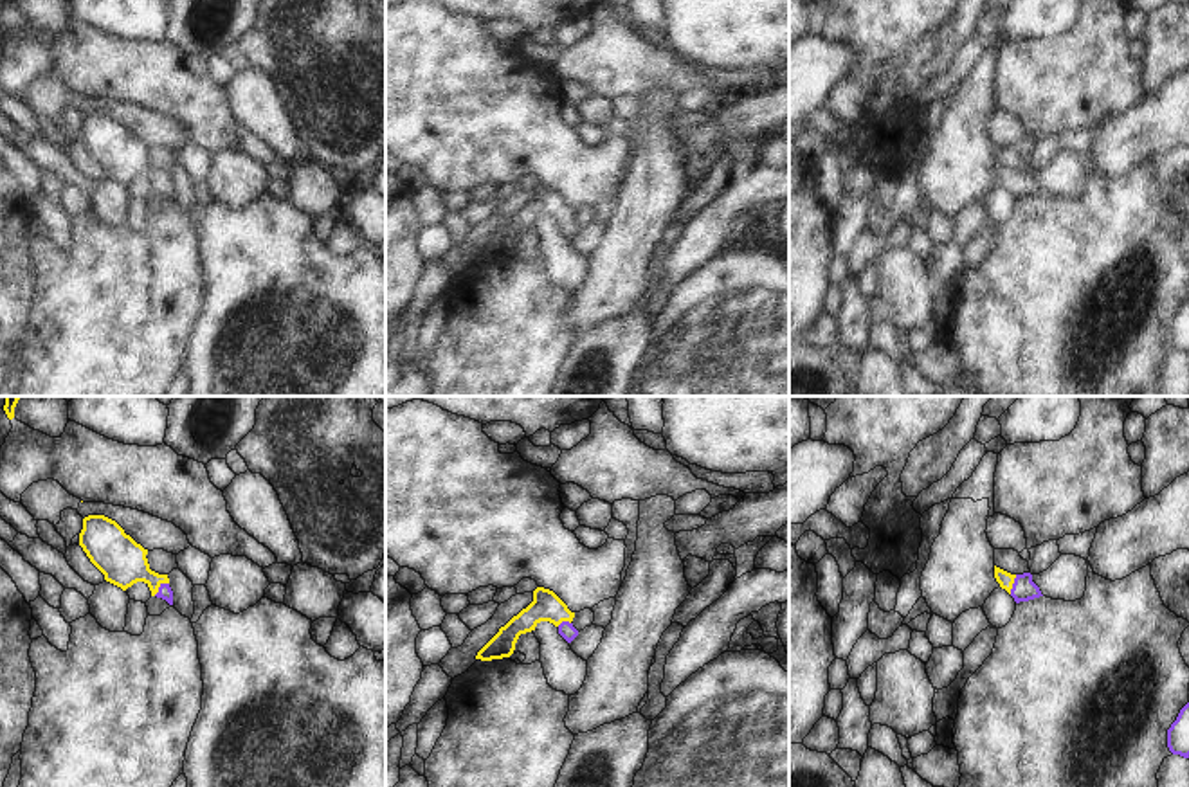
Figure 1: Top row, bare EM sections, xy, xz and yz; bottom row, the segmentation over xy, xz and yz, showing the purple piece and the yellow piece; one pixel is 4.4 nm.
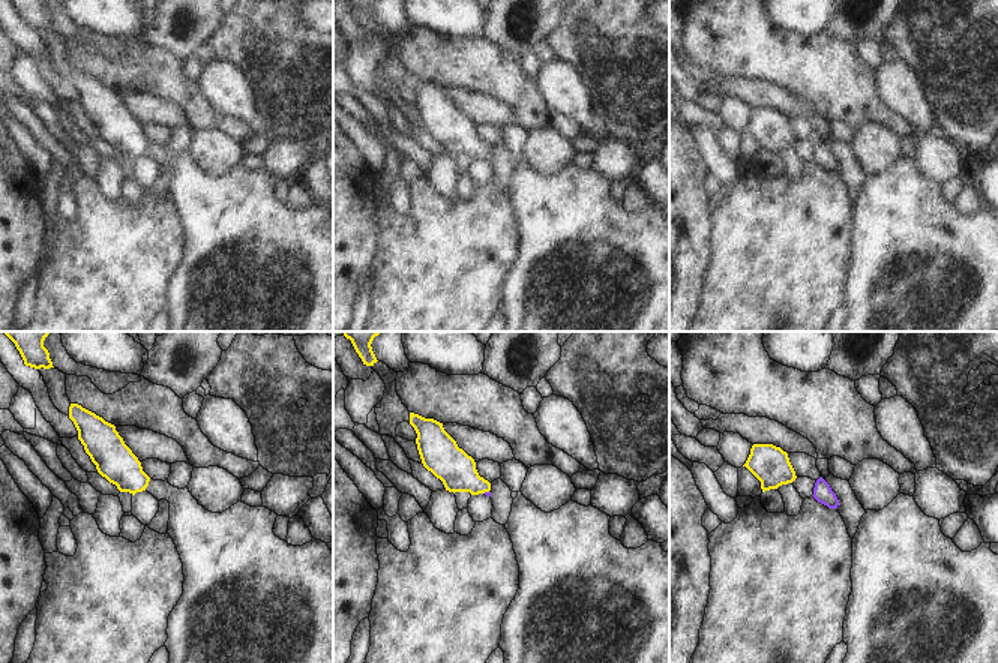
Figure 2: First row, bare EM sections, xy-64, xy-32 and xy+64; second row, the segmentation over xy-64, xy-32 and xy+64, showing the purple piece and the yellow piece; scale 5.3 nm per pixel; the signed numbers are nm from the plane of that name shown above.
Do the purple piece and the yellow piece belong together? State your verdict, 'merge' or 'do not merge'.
merge

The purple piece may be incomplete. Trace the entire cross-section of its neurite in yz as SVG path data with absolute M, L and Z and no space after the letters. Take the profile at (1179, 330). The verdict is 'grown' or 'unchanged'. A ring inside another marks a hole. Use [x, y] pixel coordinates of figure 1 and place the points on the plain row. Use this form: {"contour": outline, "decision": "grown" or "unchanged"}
{"contour": "M1189 299L1180 306L1176 317L1167 326L1167 344L1173 351L1189 355Z", "decision": "unchanged"}

